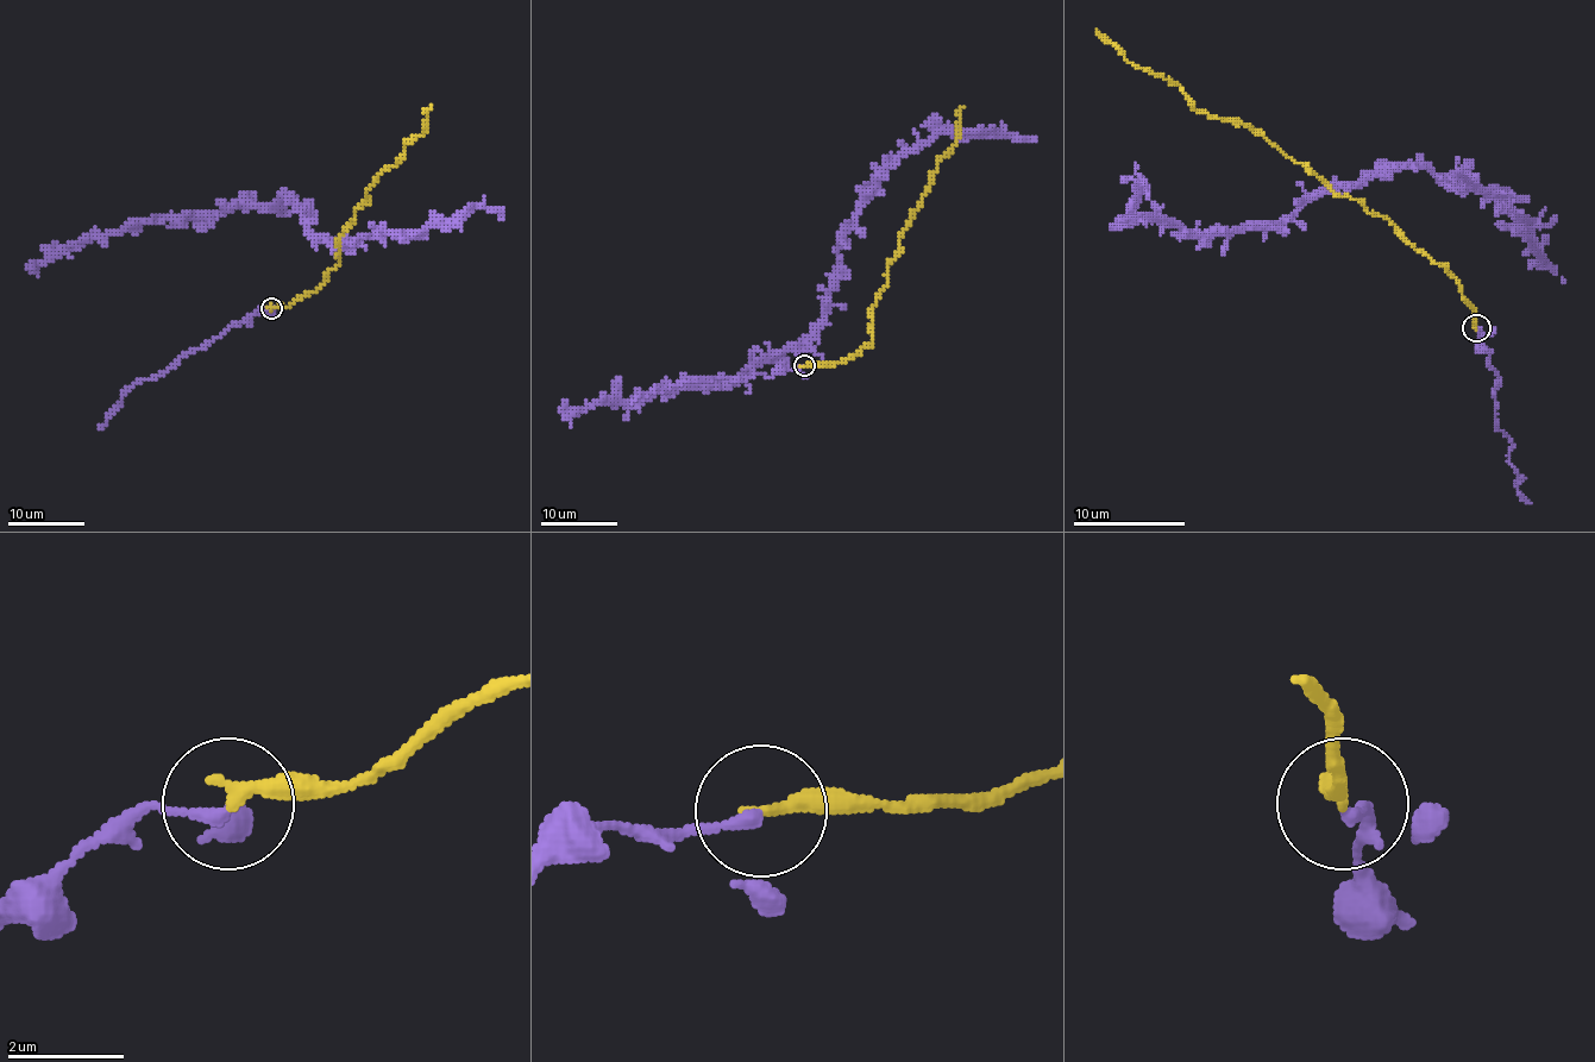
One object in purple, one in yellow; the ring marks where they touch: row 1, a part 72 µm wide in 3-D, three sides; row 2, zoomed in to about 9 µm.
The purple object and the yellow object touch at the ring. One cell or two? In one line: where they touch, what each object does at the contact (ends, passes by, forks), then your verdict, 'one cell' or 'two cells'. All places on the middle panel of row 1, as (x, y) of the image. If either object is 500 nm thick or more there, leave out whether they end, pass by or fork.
(804, 365) | purple passes by | yellow ends | one cell

